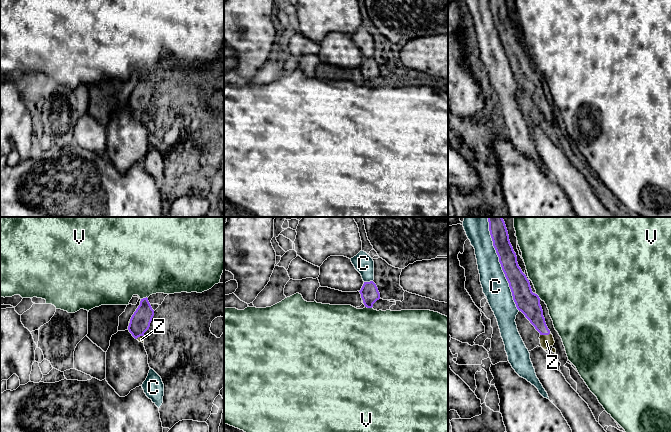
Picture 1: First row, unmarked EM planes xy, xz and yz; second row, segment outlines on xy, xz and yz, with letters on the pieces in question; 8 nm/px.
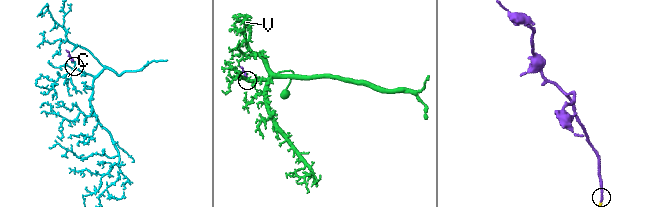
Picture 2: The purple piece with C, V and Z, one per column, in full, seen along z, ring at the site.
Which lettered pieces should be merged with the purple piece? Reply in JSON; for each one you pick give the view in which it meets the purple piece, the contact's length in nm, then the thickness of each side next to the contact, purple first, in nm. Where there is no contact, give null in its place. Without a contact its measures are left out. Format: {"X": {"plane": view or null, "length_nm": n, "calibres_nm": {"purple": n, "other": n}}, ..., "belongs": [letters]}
{"Z": {"plane": "yz", "length_nm": 90, "calibres_nm": {"purple": 160, "other": 100}}, "belongs": ["Z"]}

